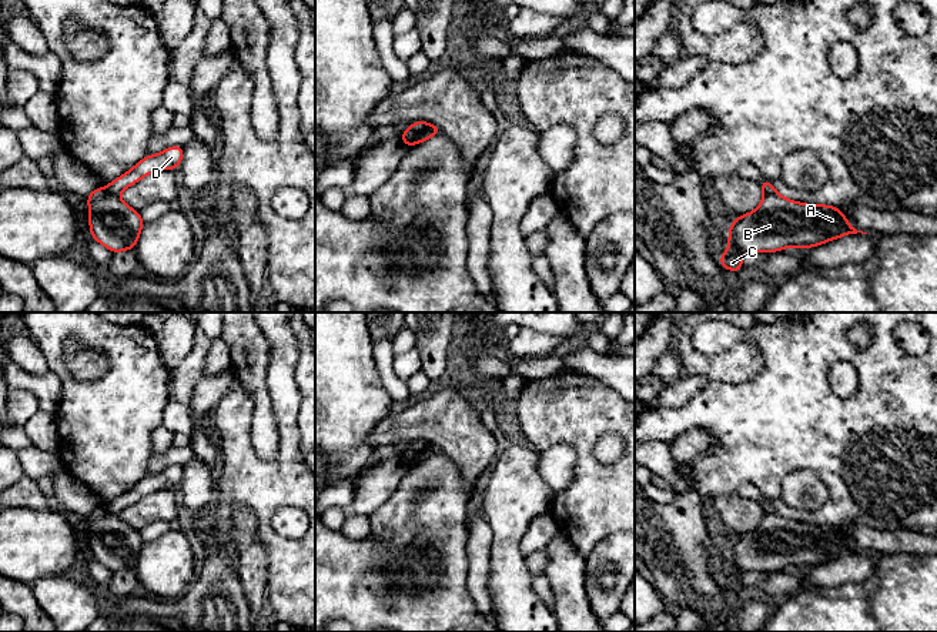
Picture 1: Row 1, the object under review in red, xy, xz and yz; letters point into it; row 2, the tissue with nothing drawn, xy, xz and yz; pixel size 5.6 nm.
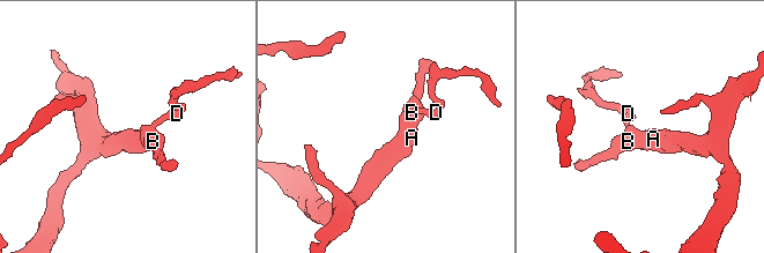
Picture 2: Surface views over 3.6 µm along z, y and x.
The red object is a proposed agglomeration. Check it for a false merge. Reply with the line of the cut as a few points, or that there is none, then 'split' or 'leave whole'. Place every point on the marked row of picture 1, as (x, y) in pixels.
cut xy (106, 187), (117, 196); split

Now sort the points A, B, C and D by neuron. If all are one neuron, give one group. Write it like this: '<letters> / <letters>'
A B C / D

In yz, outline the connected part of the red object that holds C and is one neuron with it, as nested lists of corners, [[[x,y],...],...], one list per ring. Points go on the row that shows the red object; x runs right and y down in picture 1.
[[[777,193],[764,194],[753,213],[729,225],[729,247],[719,264],[744,272],[742,255],[773,253],[786,247],[811,248],[847,234],[867,234],[851,227],[837,207],[802,204]]]

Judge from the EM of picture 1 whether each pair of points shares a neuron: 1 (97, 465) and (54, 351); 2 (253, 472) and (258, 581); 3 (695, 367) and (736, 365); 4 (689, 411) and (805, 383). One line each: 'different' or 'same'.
1: same
2: different
3: same
4: same

